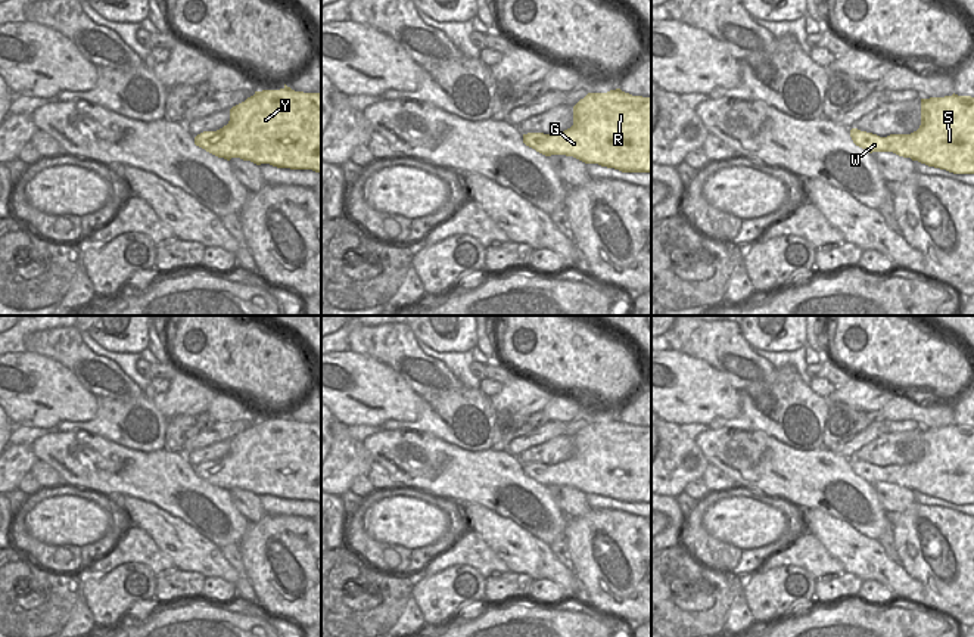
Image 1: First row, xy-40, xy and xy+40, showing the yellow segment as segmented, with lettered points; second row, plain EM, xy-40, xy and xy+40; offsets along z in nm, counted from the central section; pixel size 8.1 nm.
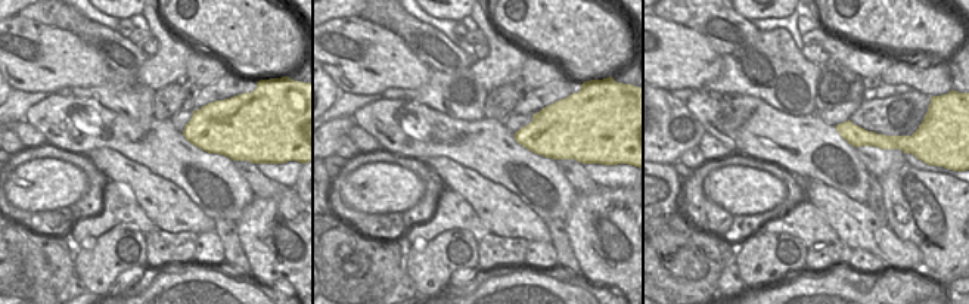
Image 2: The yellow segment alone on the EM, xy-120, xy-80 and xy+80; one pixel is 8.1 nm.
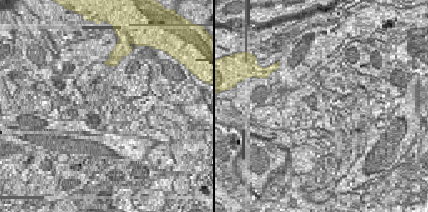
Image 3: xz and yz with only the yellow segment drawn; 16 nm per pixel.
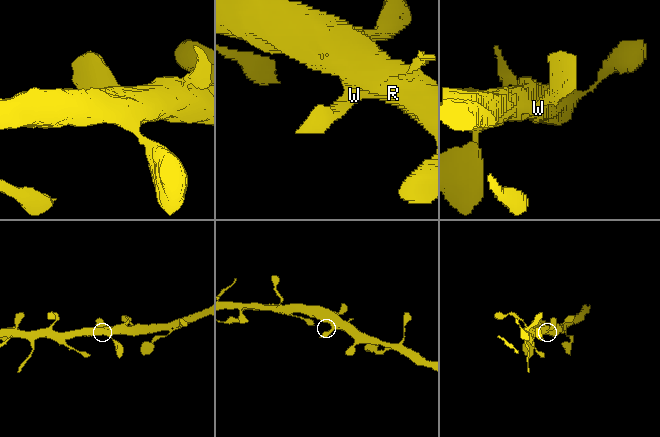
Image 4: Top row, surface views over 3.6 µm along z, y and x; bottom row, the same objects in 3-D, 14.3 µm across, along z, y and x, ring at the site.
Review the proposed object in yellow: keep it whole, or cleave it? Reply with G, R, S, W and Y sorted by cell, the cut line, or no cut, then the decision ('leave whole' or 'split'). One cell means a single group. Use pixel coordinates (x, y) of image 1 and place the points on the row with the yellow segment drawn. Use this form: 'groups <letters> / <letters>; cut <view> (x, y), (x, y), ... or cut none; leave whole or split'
groups G R S W Y; cut none; leave whole

